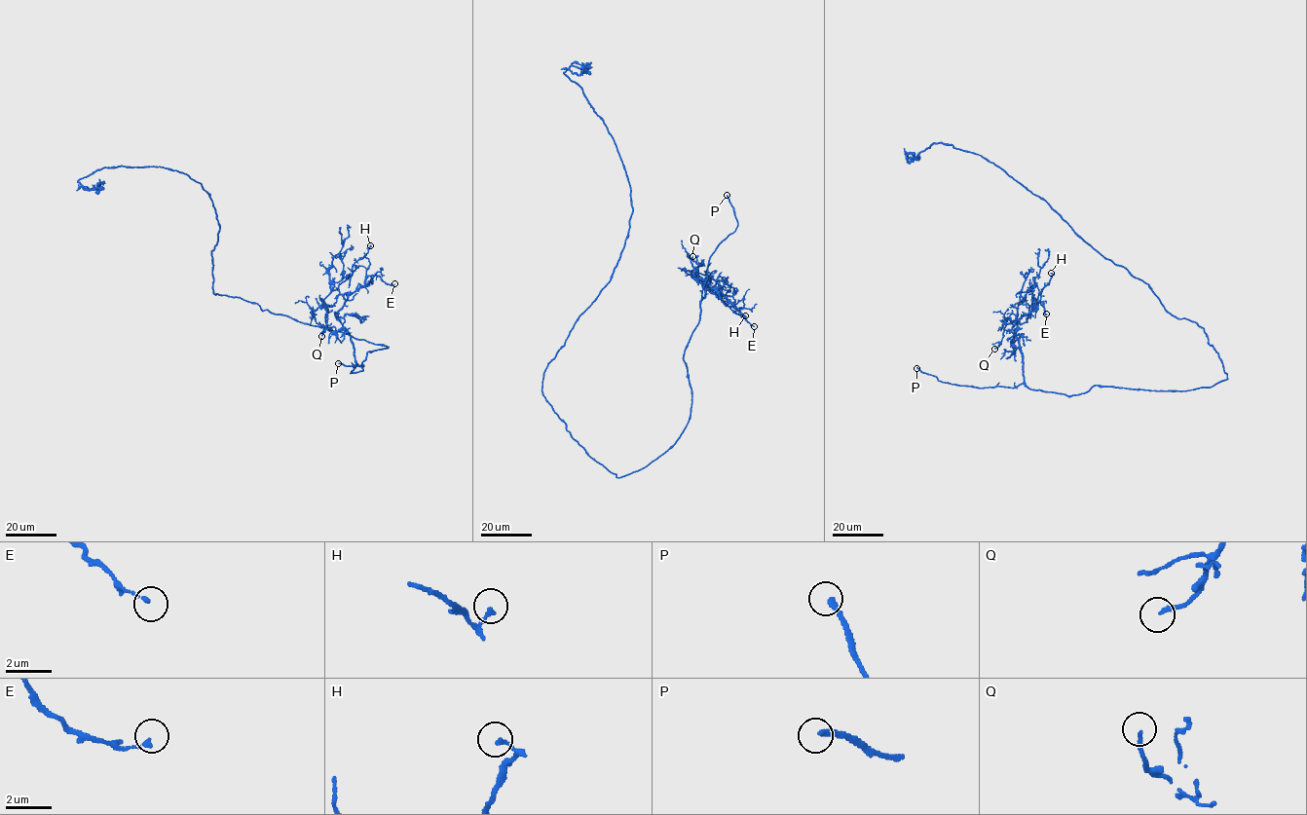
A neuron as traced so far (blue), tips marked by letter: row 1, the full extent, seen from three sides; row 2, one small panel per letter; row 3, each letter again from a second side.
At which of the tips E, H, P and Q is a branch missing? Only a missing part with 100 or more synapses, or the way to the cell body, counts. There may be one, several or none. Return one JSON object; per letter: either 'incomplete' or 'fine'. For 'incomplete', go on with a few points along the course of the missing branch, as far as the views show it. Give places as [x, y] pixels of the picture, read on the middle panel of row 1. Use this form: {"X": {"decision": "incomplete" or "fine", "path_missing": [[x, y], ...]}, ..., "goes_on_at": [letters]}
{"E": {"decision": "fine"}, "H": {"decision": "fine"}, "P": {"decision": "incomplete"}, "Q": {"decision": "fine"}, "goes_on_at": ["P"]}

